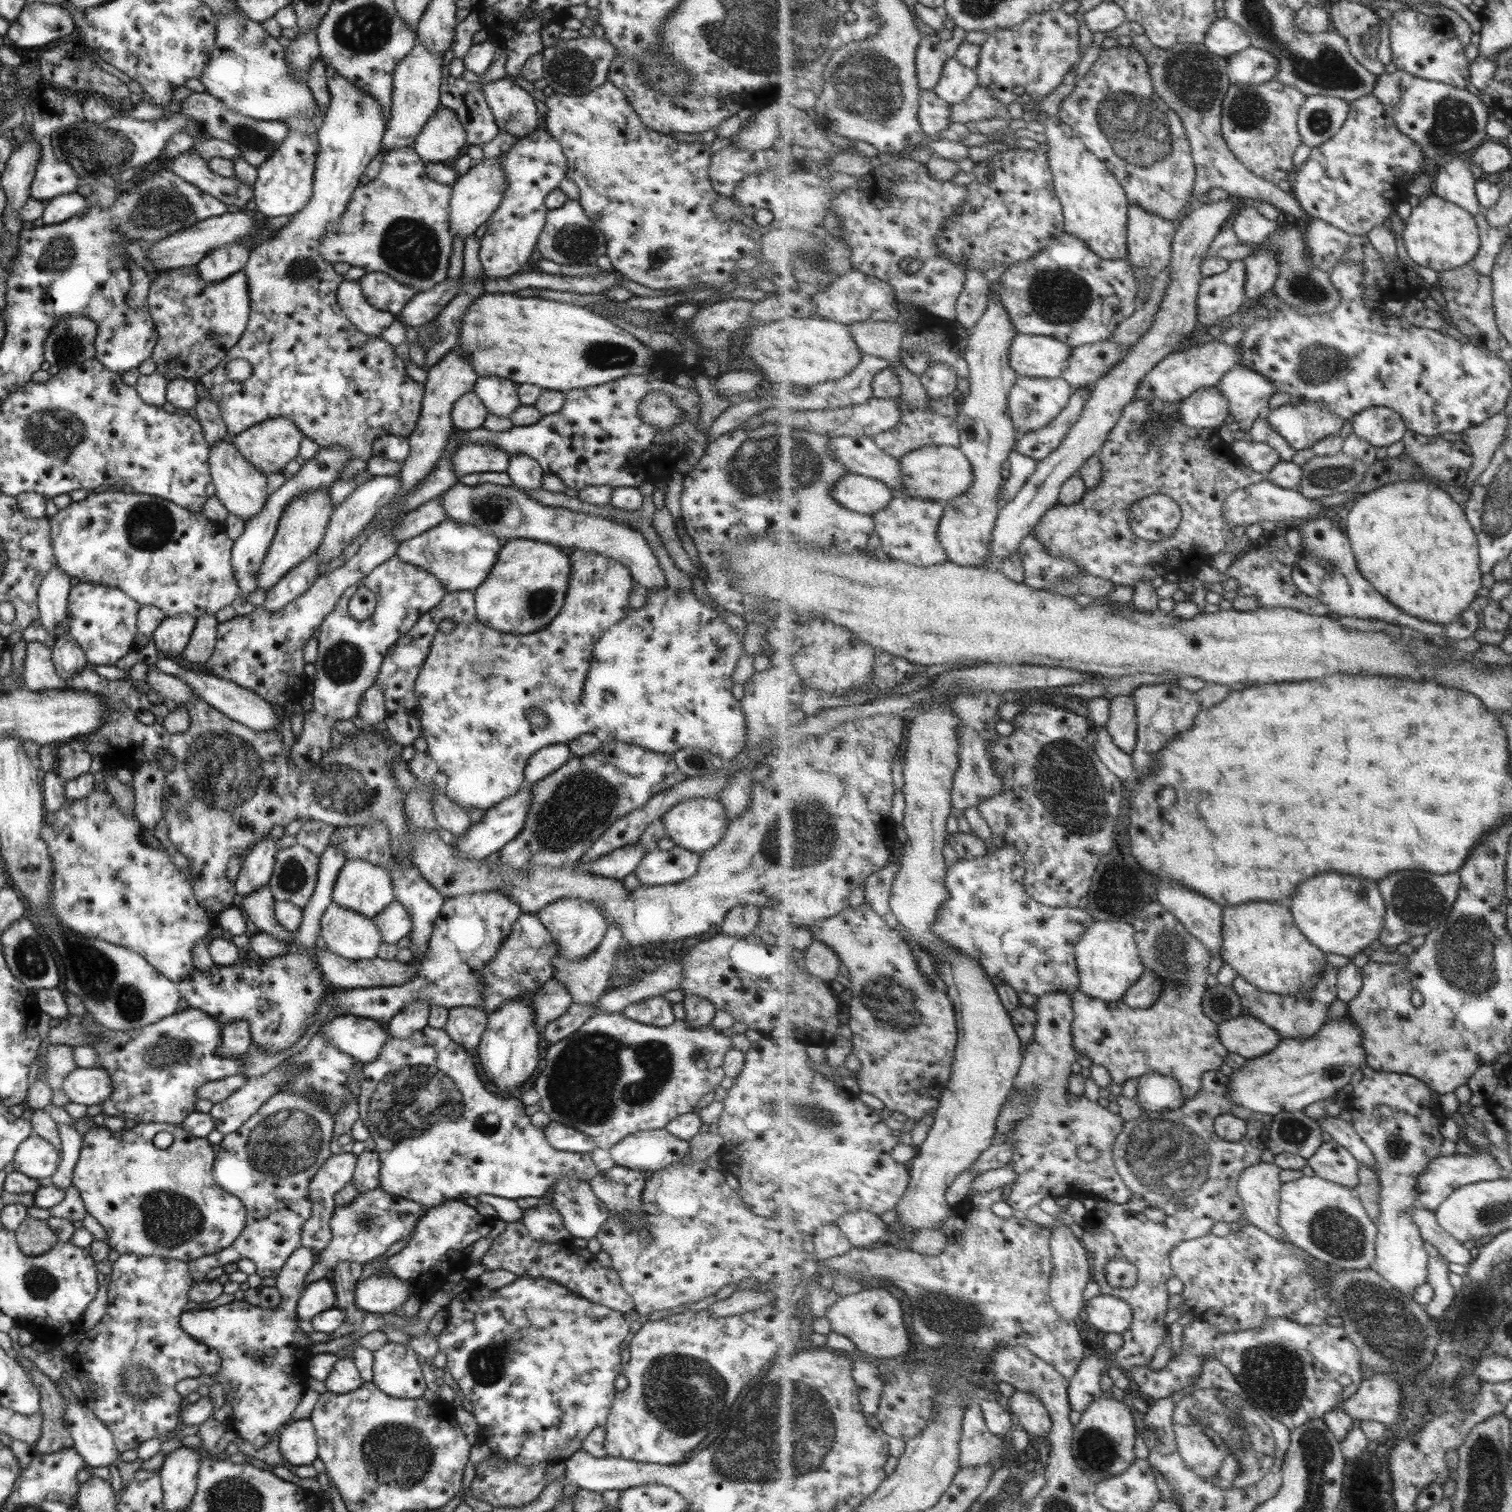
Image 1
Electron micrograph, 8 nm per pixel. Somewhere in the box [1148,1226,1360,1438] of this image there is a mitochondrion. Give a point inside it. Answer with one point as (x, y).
(1275, 1373)

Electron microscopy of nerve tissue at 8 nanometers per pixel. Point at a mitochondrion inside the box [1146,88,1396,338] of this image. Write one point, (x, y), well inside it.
(1306, 290)

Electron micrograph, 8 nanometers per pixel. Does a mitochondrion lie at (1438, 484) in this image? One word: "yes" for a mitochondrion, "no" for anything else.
no

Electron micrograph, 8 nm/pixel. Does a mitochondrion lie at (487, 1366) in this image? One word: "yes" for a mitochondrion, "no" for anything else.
yes

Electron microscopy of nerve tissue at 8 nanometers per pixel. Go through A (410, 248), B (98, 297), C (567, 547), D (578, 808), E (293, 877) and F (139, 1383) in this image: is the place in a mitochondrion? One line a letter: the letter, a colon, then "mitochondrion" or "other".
A: mitochondrion
B: other
C: other
D: mitochondrion
E: mitochondrion
F: mitochondrion

